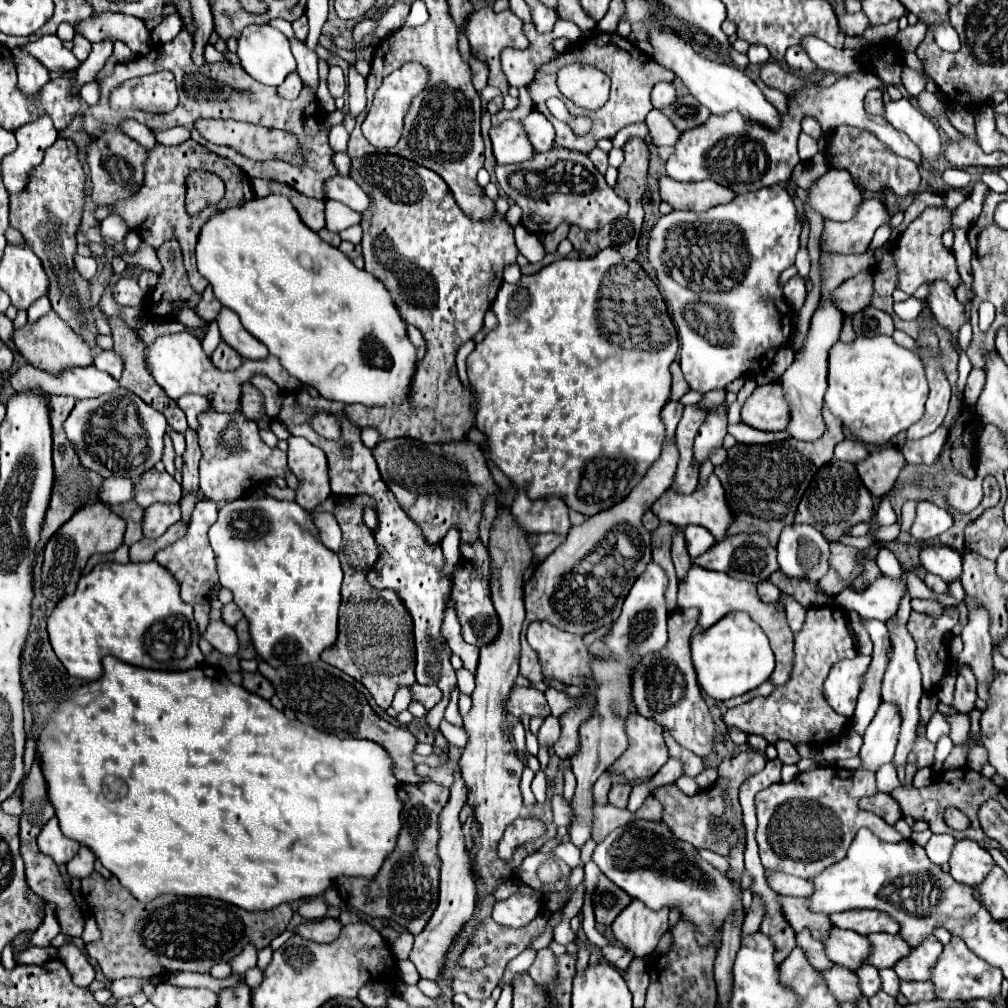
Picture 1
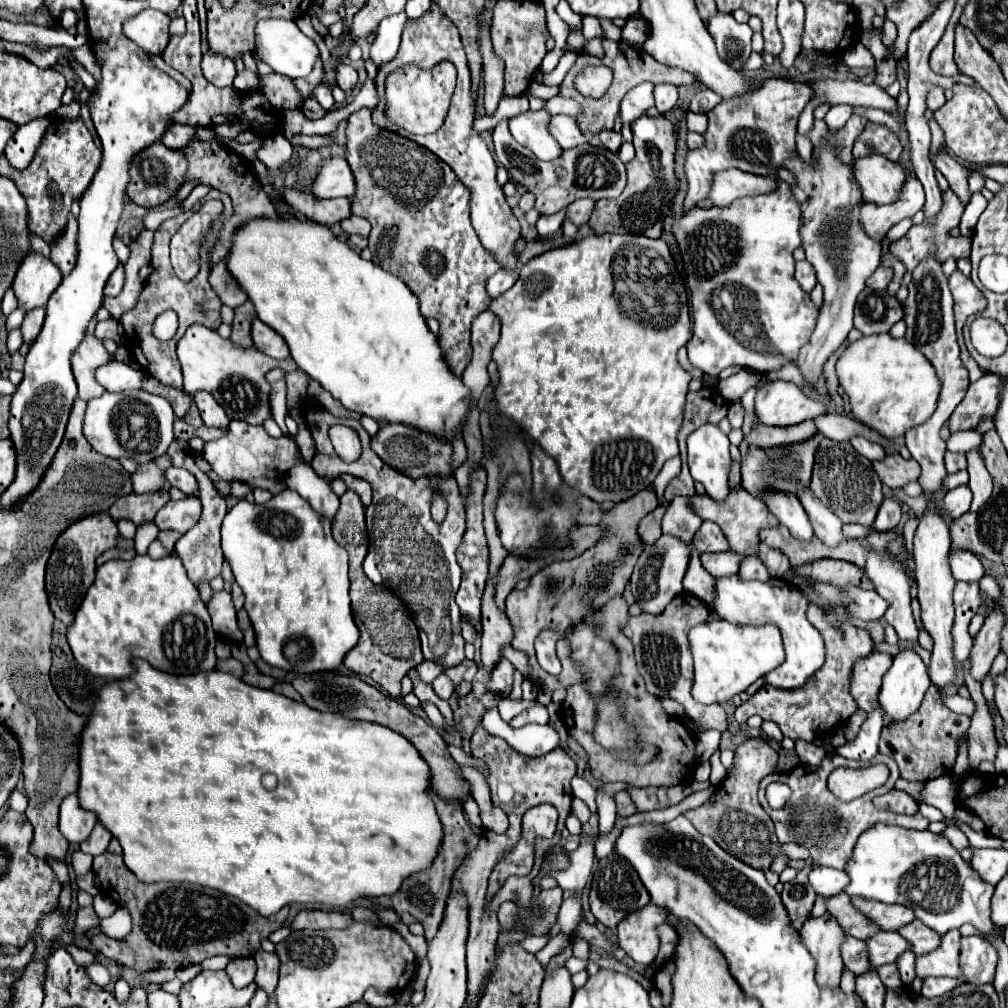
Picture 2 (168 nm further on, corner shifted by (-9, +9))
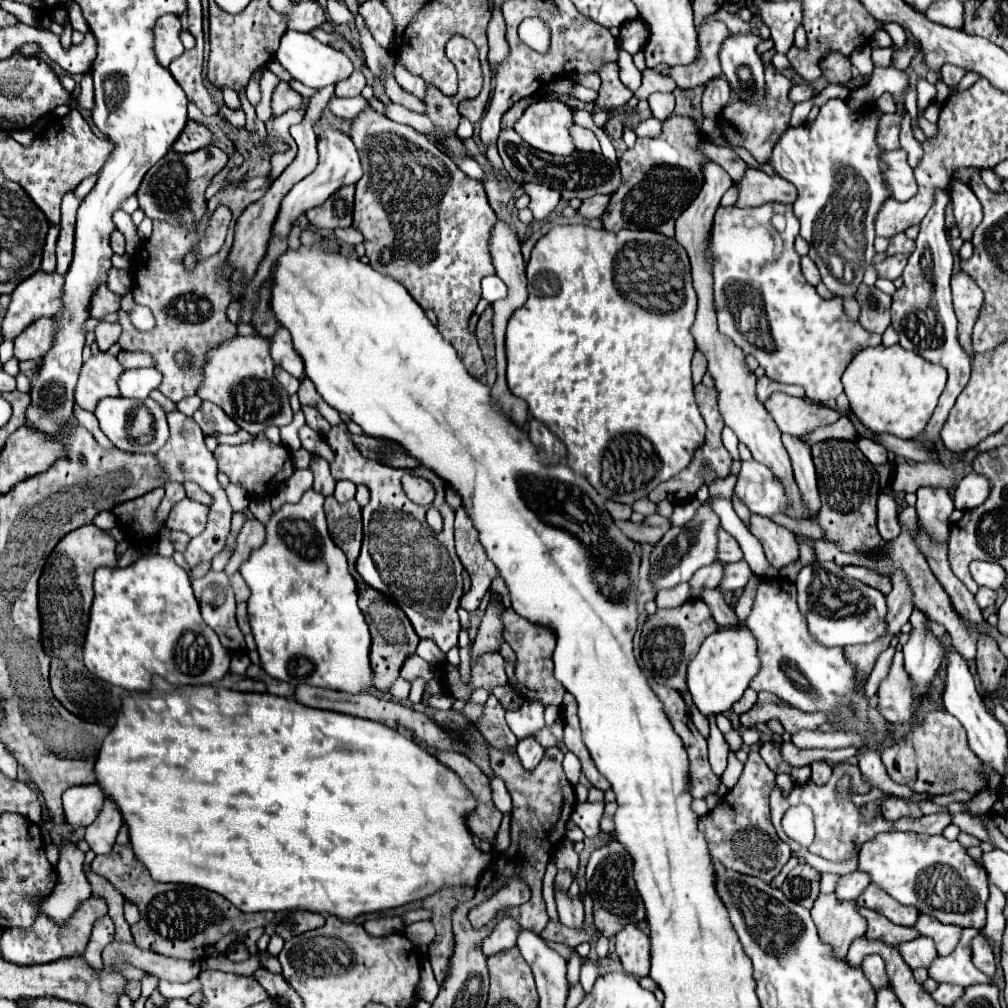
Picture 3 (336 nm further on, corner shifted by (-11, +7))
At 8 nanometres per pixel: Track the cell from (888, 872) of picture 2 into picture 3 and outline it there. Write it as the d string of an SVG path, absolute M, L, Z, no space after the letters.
M883 832L871 840L867 840L859 852L859 872L871 876L871 884L887 890L891 898L899 904L915 906L921 914L929 914L941 924L955 924L959 928L983 928L985 924L985 902L989 898L989 882L985 868L975 862L959 842L949 842L943 836L923 836L917 832Z

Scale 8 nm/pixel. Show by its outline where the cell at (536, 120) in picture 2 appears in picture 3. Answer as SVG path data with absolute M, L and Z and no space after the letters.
M559 100L533 102L515 122L515 132L535 150L569 156L575 146L569 136L571 108Z

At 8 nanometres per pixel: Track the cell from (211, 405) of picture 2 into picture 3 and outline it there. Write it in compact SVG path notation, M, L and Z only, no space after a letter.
M203 402L193 418L207 436L211 436L211 434L233 434L239 430L237 424L219 406L215 406L211 402Z

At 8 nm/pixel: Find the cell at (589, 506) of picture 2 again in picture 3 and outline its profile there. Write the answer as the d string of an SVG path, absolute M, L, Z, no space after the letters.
M607 500L605 502L605 508L609 510L609 514L611 514L611 518L613 520L629 520L629 516L631 516L631 506L627 506L627 504L617 504L617 502L613 502L613 500Z

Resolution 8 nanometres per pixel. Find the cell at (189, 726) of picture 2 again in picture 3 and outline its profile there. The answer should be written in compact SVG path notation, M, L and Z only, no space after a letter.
M153 676L151 688L148 693L133 693L124 700L115 726L101 744L95 762L95 778L97 786L105 792L105 798L117 804L123 824L129 830L135 858L145 864L155 882L179 882L207 888L225 896L241 912L309 910L351 920L359 914L397 908L421 900L439 890L443 884L475 886L483 868L491 864L489 854L475 848L471 832L463 822L465 814L475 808L475 800L461 784L459 776L395 728L387 728L383 722L371 722L367 718L315 710L295 702L293 698L267 692L235 692L219 686L171 686L161 676Z

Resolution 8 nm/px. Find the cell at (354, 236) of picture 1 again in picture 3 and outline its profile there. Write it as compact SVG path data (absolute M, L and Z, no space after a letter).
M355 226L337 228L337 230L335 230L335 236L337 236L337 240L347 242L347 244L361 244L361 242L363 242L363 234L361 234Z

